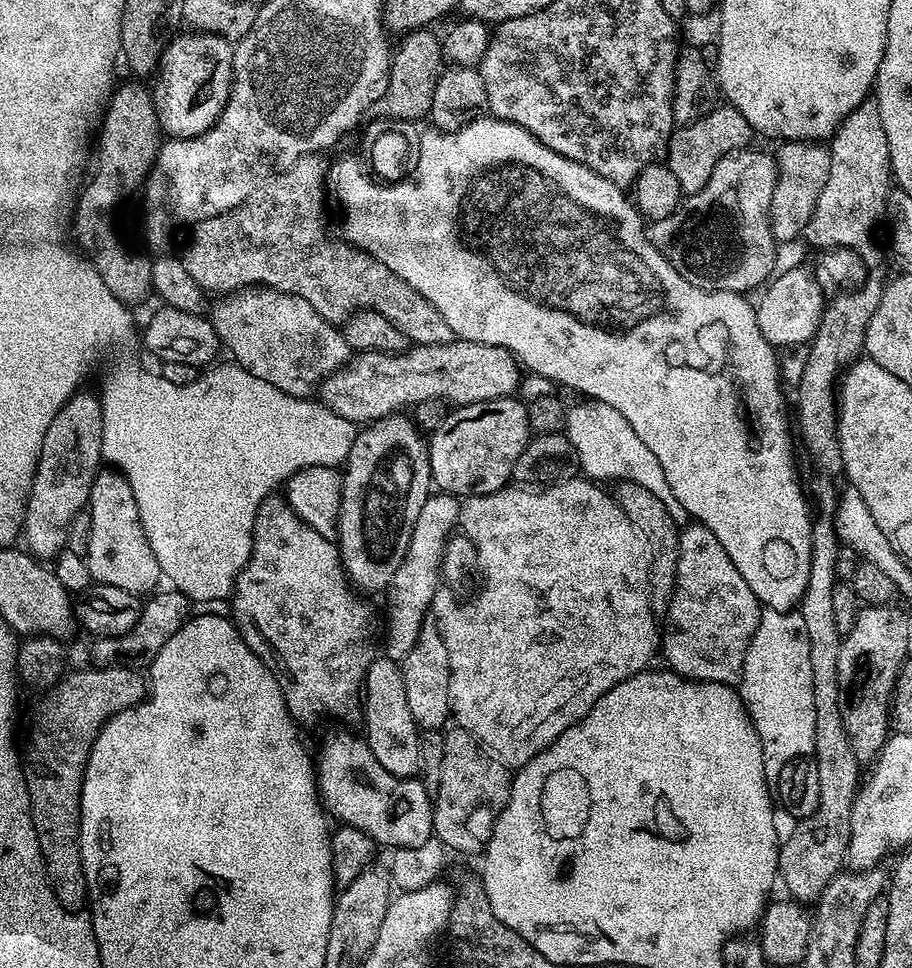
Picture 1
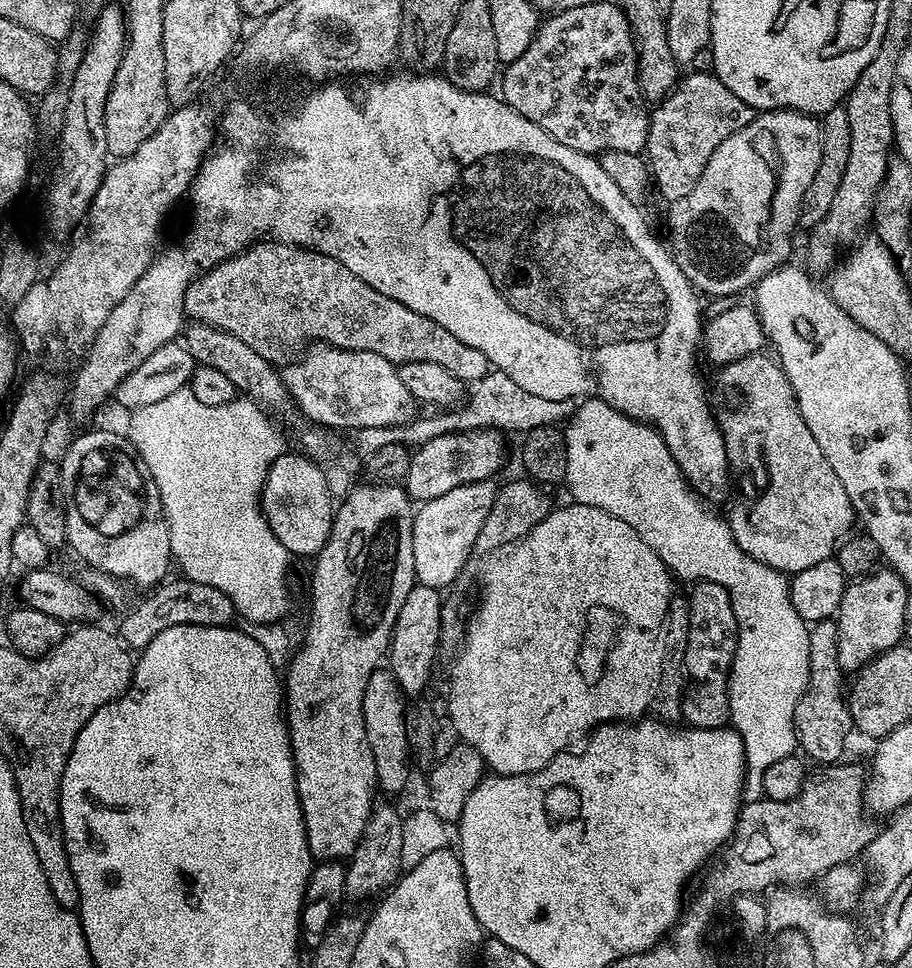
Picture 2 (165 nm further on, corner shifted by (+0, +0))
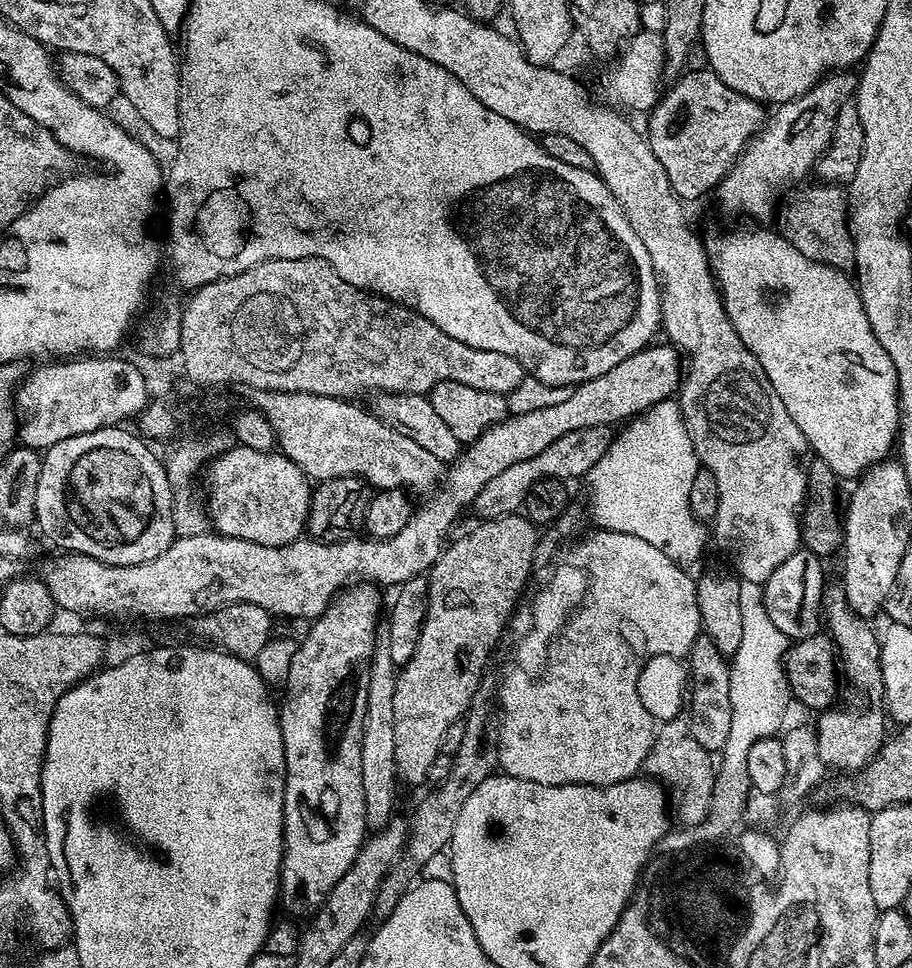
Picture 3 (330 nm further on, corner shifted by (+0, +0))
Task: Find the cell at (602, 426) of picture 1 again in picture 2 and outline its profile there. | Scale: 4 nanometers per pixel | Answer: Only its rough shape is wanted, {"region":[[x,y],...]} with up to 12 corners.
{"region":[[584,398],[564,484],[730,594],[743,799],[797,751],[809,625],[652,425]]}

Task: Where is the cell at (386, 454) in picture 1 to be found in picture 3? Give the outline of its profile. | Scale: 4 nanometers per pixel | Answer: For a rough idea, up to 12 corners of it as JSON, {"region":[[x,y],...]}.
{"region":[[372,582],[333,596],[279,701],[282,908],[315,913],[366,839]]}

